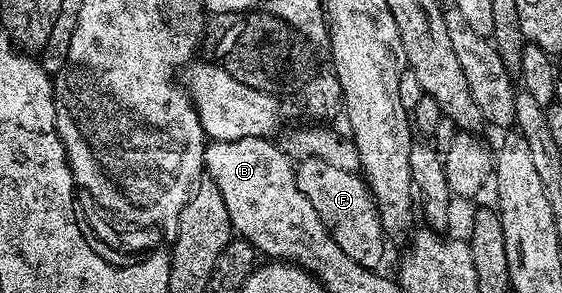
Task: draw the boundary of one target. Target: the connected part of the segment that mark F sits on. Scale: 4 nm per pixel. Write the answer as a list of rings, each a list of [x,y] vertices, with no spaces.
[[[320,158],[303,160],[297,166],[296,176],[298,186],[304,195],[308,195],[308,203],[316,207],[316,215],[328,227],[332,239],[356,263],[360,263],[366,269],[377,270],[378,265],[386,257],[386,245],[382,232],[382,220],[378,214],[378,204],[374,202],[374,196],[370,194],[370,186],[357,172],[349,173],[332,167]]]

